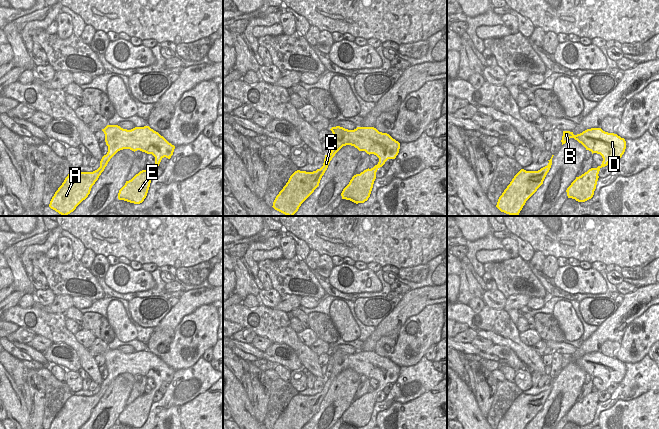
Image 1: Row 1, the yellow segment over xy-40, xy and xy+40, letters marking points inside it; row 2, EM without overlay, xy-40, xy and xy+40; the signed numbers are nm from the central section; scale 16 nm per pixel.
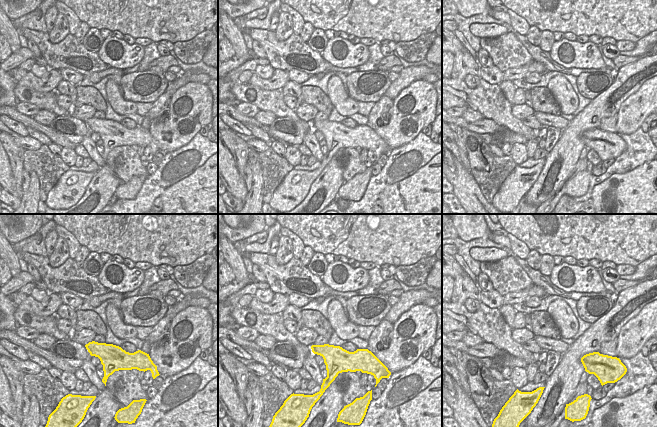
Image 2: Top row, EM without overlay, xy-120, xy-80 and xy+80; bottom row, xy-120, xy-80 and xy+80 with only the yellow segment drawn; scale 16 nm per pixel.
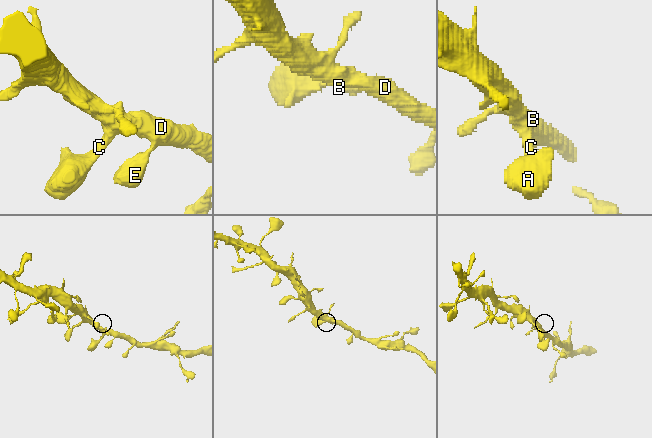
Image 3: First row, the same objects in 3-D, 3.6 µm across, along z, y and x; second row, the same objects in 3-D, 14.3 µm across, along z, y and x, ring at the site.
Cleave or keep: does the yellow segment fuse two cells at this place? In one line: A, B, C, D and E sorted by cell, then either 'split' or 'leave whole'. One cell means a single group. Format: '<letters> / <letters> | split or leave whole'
A B C D E | leave whole

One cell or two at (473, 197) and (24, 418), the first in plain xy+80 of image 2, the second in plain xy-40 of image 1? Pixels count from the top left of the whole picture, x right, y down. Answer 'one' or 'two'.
one

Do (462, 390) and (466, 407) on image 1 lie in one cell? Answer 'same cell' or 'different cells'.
same cell

